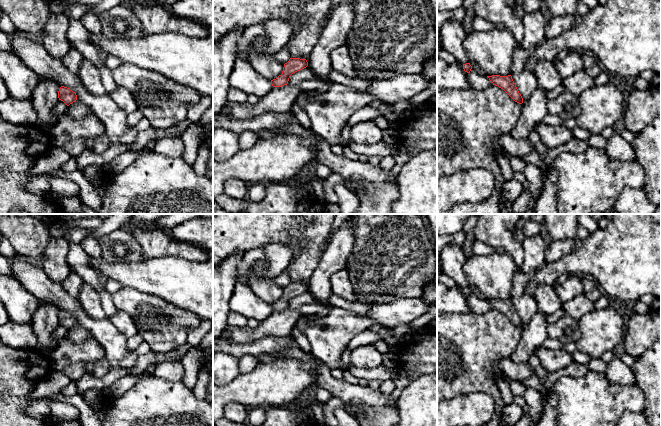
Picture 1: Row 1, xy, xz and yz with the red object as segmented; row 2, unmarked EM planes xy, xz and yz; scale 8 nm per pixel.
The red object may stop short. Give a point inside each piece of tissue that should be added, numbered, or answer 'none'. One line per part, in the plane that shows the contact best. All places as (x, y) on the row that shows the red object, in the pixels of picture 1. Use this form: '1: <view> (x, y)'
none

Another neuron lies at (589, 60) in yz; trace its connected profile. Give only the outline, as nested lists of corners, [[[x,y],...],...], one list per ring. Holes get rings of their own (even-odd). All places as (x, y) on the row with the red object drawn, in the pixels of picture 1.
[[[581,52],[581,57],[582,57],[582,61],[583,61],[583,65],[584,65],[585,69],[590,68],[594,64],[597,63],[596,57],[593,56],[592,54],[587,53],[587,52]]]

